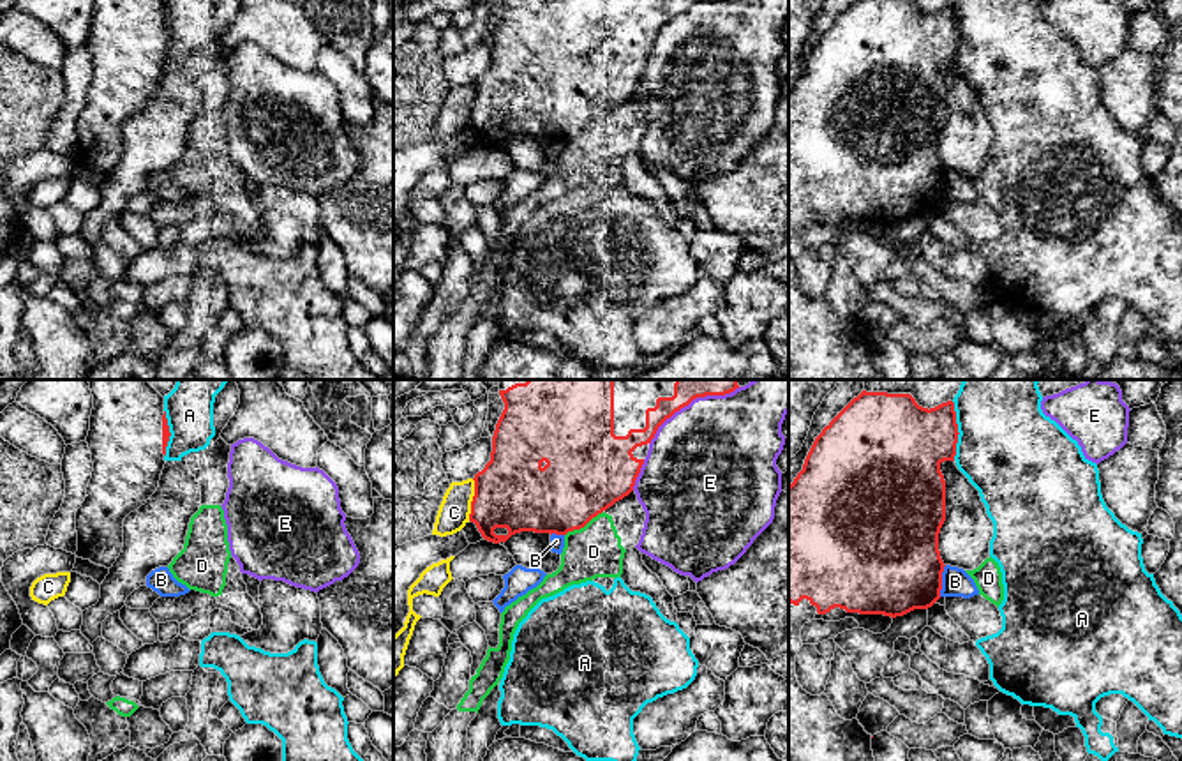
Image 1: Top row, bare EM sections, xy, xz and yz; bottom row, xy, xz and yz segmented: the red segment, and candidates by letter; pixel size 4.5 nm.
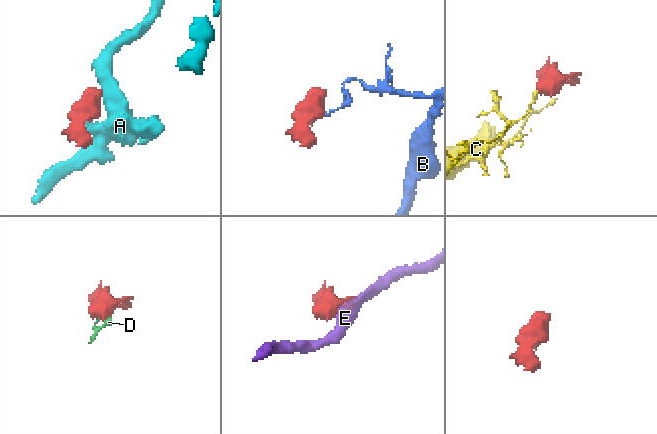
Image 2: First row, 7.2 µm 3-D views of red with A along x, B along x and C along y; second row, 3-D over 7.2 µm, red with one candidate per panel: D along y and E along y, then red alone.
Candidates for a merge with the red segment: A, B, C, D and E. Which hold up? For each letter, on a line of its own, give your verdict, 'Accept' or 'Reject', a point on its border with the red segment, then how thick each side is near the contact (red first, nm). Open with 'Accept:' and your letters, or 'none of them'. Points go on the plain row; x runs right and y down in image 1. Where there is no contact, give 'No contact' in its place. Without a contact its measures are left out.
Accept: none of them
A: Reject. Touches red at yz (957, 36). Thickness 380 nm (red) against 460 nm
B: Reject. Touches red at yz (941, 186). Thickness 460 nm (red) against 130 nm
C: Reject. Touches red at xz (473, 105). Thickness 340 nm (red) against 140 nm
D: Reject. Touches red at xz (583, 131). Thickness 380 nm (red) against 240 nm
E: Reject. Touches red at xz (674, 16). Thickness 100 nm (red) against 500 nm

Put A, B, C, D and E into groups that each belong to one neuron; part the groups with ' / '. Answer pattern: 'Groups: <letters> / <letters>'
Groups: A / B D / C / E

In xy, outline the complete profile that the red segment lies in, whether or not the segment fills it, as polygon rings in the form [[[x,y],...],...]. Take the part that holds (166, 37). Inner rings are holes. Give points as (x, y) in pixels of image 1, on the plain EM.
[[[94,0],[86,48],[94,76],[76,117],[76,161],[111,173],[123,152],[123,124],[157,95],[164,74],[169,30],[162,0]]]

